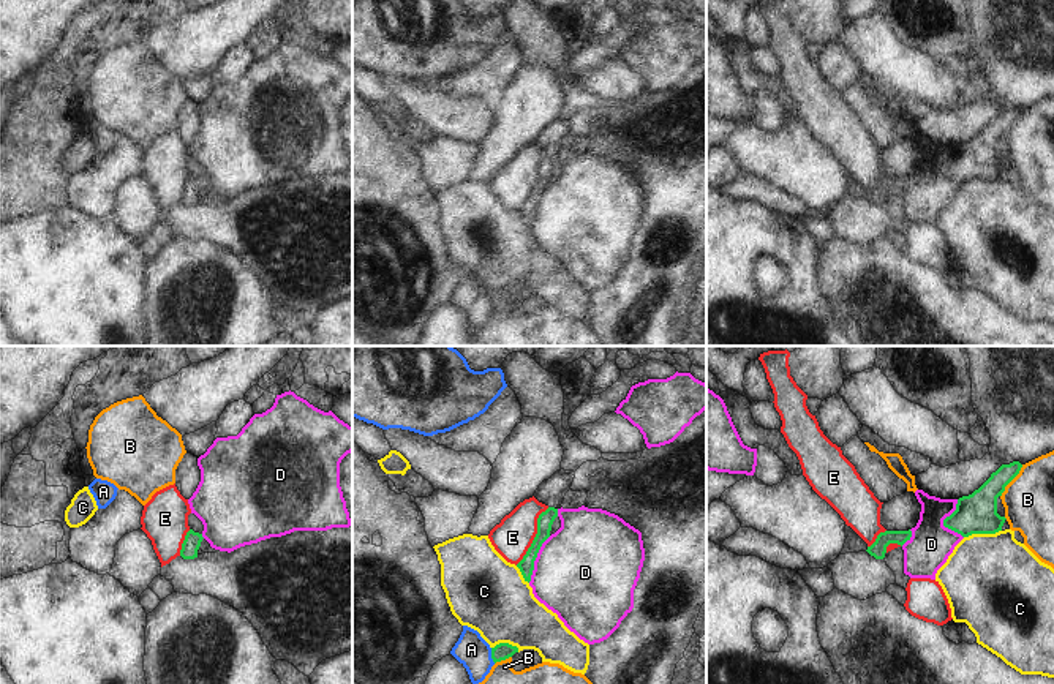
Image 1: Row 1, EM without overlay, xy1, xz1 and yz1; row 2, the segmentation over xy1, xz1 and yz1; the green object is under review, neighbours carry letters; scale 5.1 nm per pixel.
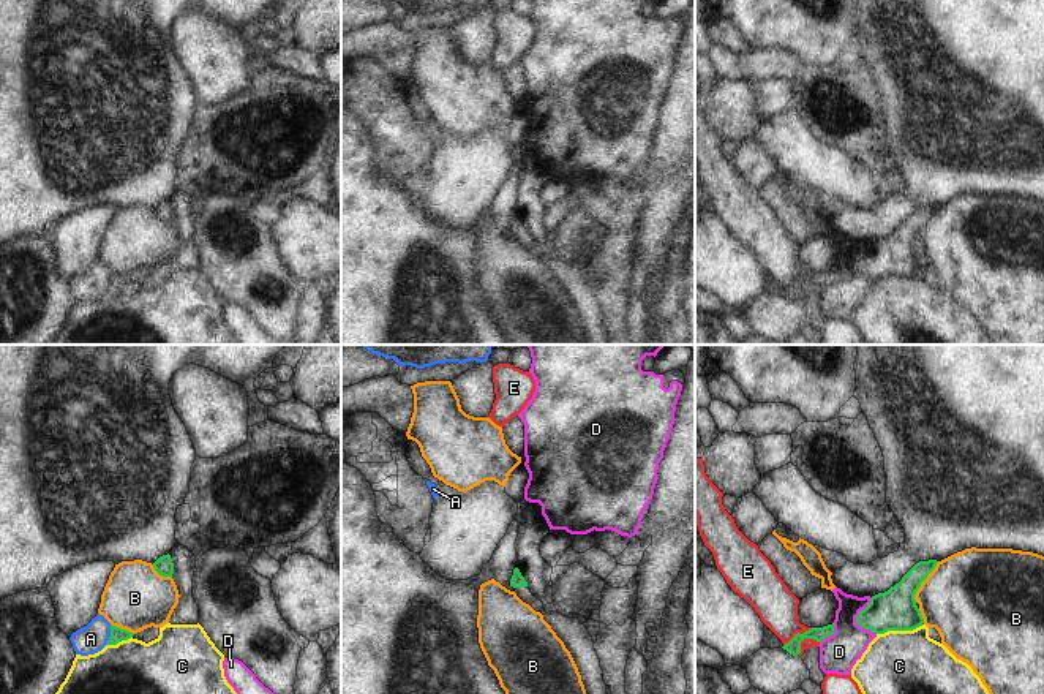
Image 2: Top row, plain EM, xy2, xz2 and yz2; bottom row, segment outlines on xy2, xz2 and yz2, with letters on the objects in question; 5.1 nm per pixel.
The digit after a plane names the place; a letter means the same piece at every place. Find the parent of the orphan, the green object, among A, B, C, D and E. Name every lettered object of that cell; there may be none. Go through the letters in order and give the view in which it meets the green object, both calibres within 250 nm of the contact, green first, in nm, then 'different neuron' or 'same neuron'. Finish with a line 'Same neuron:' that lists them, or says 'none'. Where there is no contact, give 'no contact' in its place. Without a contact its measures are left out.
A: contact in xy2; calibres 80 and 150 nm; different neuron
B: contact in yz2; calibres 220 and 460 nm; different neuron
C: contact in yz2; calibres 220 and 480 nm; different neuron
D: contact in yz1; calibres 200 and 220 nm; different neuron
E: contact in xz1; calibres 80 and 200 nm; different neuron
Same neuron: none

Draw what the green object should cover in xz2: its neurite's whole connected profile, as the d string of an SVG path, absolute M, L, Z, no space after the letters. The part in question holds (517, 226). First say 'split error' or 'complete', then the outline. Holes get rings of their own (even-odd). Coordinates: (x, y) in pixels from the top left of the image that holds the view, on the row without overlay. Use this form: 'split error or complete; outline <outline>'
split error; outline M518 213L513 215L513 221L510 224L510 232L513 232L516 242L523 248L529 250L535 258L540 258L542 261L546 259L543 255L543 248L531 239L531 236L528 234L528 228L524 226L524 223L521 221Z

